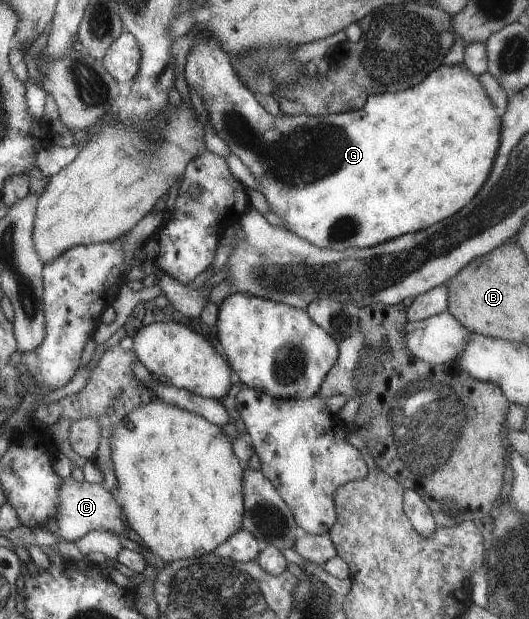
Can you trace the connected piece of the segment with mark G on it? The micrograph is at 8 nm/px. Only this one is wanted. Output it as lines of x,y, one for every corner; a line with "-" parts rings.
198,35
193,40
193,47
190,47
182,68
183,88
192,87
192,90
200,96
211,128
225,142
230,152
238,156
256,178
259,184
257,190
263,194
271,212
286,223
288,231
310,241
310,244
318,248
341,251
347,248
371,247
409,232
421,231
460,211
476,196
488,178
499,145
501,118
498,110
491,103
490,96
483,89
481,81
474,73
464,68
463,64
441,65
426,75
420,83
398,92
372,94
359,109
353,111
327,115
285,115
282,113
271,115
265,111
265,108
262,108
253,93
241,83
237,73
233,71
229,57
214,37

